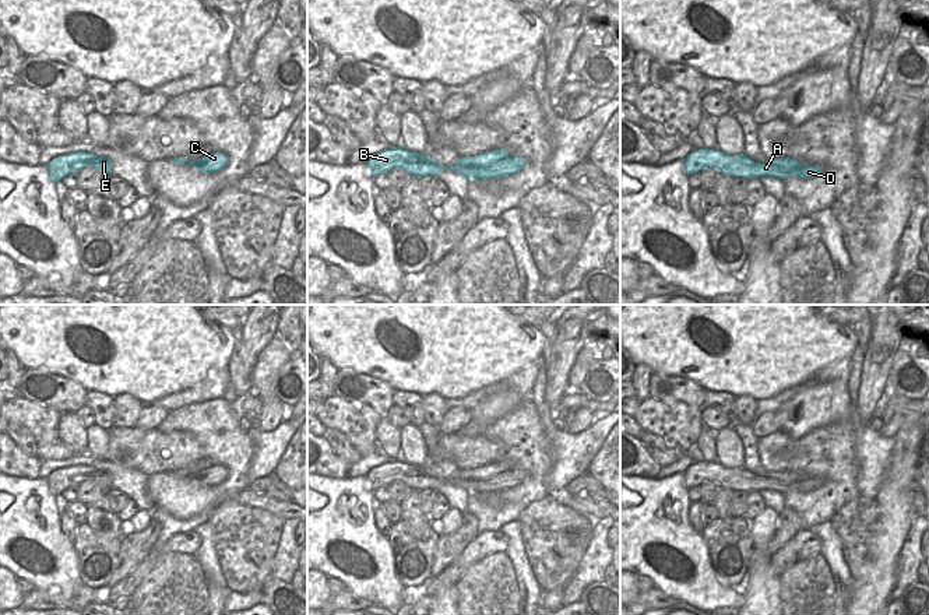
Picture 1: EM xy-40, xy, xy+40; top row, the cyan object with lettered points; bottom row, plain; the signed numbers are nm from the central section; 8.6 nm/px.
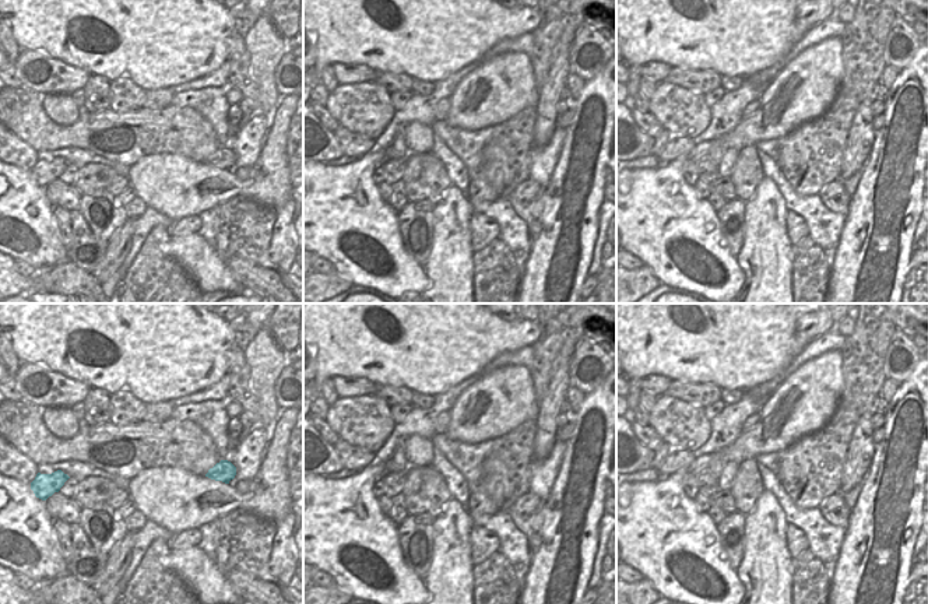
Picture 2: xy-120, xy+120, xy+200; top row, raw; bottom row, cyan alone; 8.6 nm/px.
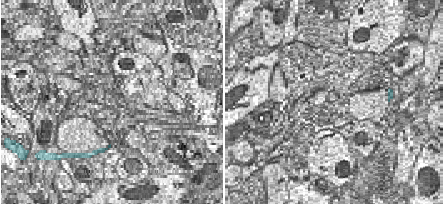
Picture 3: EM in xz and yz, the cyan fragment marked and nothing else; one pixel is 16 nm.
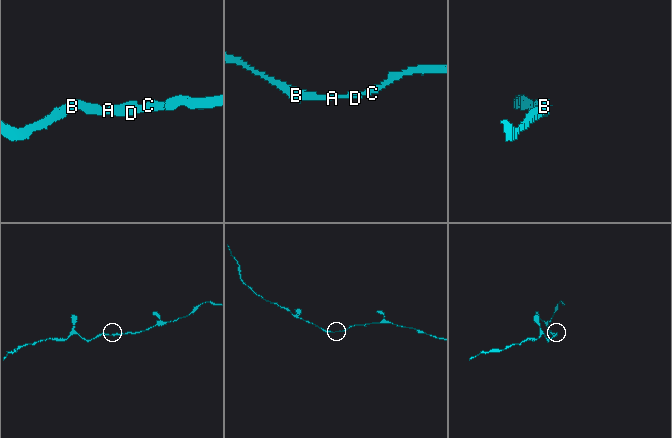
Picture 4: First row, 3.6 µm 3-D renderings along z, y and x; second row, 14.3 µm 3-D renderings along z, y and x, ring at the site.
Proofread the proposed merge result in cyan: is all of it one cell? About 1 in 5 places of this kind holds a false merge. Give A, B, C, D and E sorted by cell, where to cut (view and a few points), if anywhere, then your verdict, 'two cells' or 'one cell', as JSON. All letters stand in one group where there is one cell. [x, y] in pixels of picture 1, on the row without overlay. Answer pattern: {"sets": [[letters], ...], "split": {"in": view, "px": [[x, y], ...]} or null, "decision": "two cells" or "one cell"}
{"sets": [["A", "B", "C", "D", "E"]], "split": null, "decision": "one cell"}

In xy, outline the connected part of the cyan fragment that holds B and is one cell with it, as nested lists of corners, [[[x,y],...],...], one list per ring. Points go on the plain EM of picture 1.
[[[402,460],[380,464],[366,475],[373,492],[402,481],[412,491],[423,491],[426,488],[437,491],[446,482],[451,482],[471,493],[502,492],[517,486],[525,481],[522,470],[510,470],[507,463],[492,463],[475,470],[460,470],[451,481],[446,481],[433,474],[429,468],[411,465]]]

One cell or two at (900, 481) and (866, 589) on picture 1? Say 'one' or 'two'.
one

